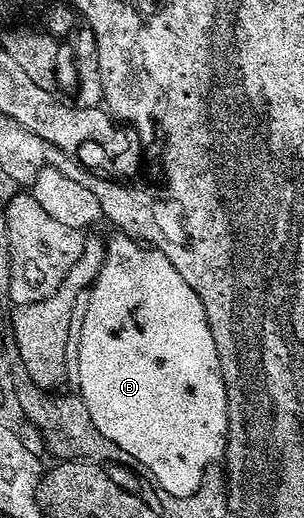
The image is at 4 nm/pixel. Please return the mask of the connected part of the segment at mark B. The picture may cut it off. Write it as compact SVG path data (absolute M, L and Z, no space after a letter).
M120 238L121 240L109 240L105 246L105 261L103 270L98 274L93 287L88 289L87 299L84 301L85 313L83 314L83 330L80 334L79 344L79 378L76 380L76 387L81 387L86 399L98 398L99 401L92 401L89 404L91 422L99 430L99 434L109 432L113 436L111 442L119 446L119 450L126 450L135 458L135 462L142 469L153 475L153 480L162 488L165 496L175 496L178 501L184 502L194 492L200 492L203 488L201 479L205 476L205 471L213 463L220 461L225 454L225 442L219 442L215 438L209 438L207 434L207 420L203 420L203 408L193 408L193 398L191 398L191 350L179 350L179 332L206 332L209 328L207 314L203 310L203 302L199 302L199 294L187 282L183 282L183 274L175 270L175 266L158 248L146 246L132 238Z

